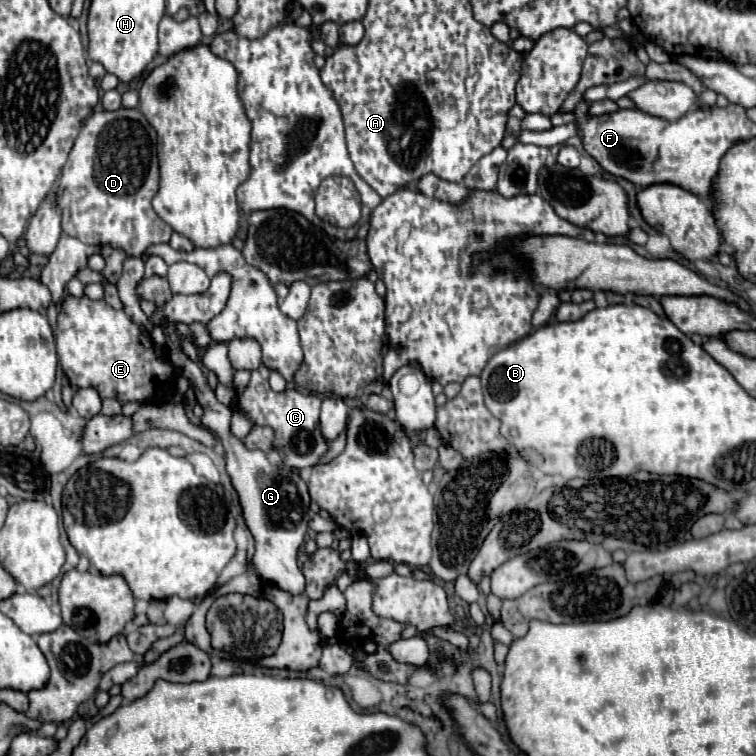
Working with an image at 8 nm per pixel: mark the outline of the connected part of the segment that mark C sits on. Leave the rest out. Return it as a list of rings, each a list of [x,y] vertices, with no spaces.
[[[259,366],[251,372],[251,382],[239,394],[235,394],[233,408],[243,412],[253,424],[269,426],[275,432],[273,450],[281,456],[281,464],[285,468],[307,468],[315,466],[317,460],[325,454],[327,442],[319,430],[319,408],[321,398],[311,392],[303,392],[299,388],[287,388],[283,392],[273,392],[269,386],[269,368]]]

